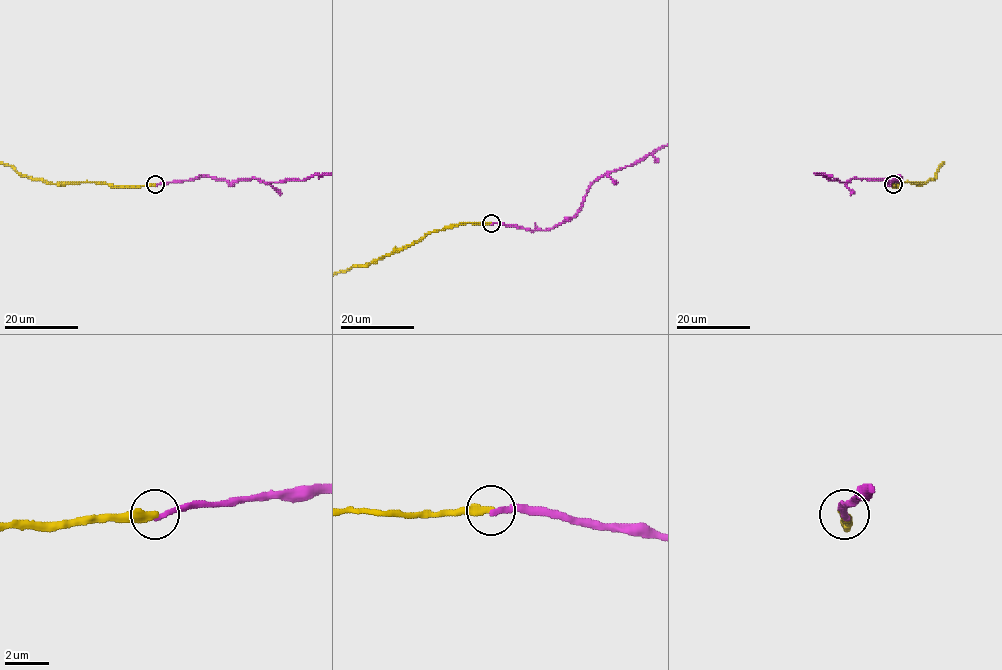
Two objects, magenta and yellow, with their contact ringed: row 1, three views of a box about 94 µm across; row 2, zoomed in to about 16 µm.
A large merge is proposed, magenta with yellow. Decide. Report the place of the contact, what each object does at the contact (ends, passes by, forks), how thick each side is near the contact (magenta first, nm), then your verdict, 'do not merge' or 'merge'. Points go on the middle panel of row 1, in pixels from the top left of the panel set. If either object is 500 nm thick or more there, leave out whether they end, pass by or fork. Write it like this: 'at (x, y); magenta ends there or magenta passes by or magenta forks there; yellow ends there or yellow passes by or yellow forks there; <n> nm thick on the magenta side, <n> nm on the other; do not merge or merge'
at (491, 223); magenta ends there; yellow ends there; 240 nm thick on the magenta side, 360 nm on the other; do not merge

